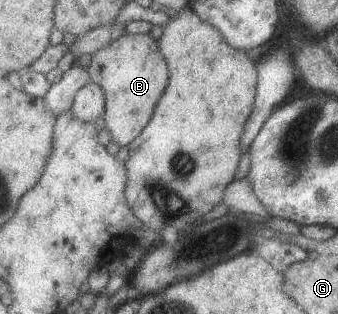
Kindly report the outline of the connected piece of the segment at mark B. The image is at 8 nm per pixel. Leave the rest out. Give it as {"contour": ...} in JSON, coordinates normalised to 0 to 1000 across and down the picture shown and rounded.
{"contour":[[[376,105],[275,175],[266,207],[275,261],[308,274],[320,303],[311,357],[314,408],[337,452],[376,465],[423,424],[453,369],[453,350],[500,268],[494,197],[470,166],[467,127],[441,105]]]}

